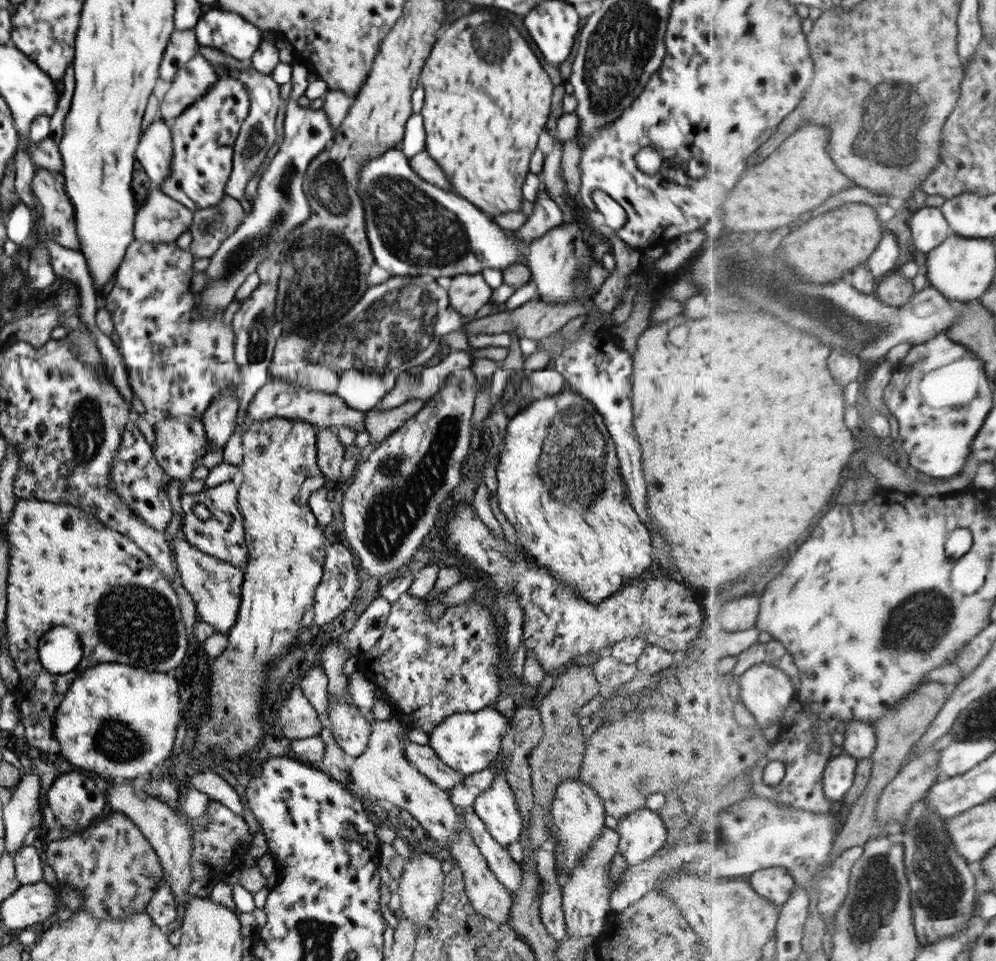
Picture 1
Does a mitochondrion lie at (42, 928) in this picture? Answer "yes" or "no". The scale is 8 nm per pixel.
no

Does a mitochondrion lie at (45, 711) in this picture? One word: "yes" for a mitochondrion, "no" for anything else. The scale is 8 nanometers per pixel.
no

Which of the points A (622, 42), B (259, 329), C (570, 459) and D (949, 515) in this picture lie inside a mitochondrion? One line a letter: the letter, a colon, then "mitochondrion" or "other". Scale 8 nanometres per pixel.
A: mitochondrion
B: mitochondrion
C: mitochondrion
D: other

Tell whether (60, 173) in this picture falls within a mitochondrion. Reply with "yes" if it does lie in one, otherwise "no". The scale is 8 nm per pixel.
no

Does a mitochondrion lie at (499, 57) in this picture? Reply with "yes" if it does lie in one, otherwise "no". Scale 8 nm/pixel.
yes

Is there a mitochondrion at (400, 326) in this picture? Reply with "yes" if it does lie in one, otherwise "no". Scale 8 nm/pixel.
yes

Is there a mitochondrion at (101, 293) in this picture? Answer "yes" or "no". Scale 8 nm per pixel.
no

